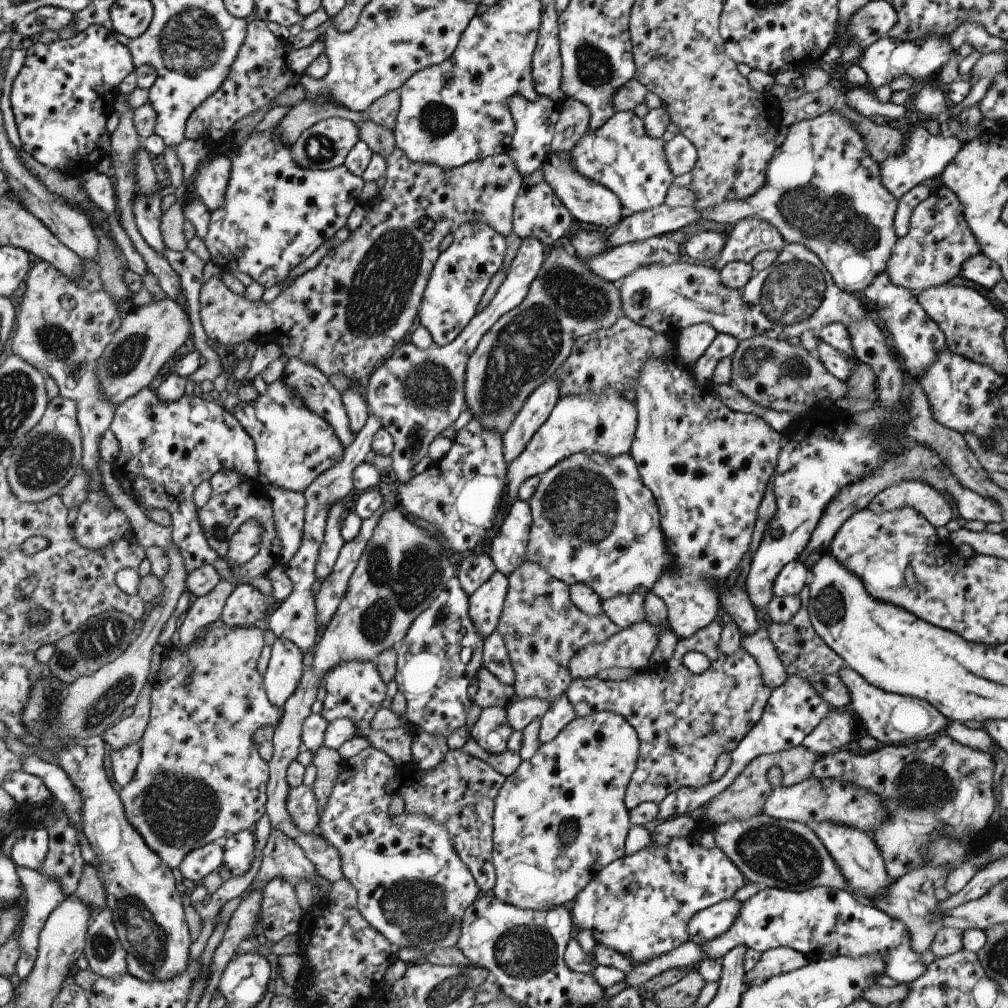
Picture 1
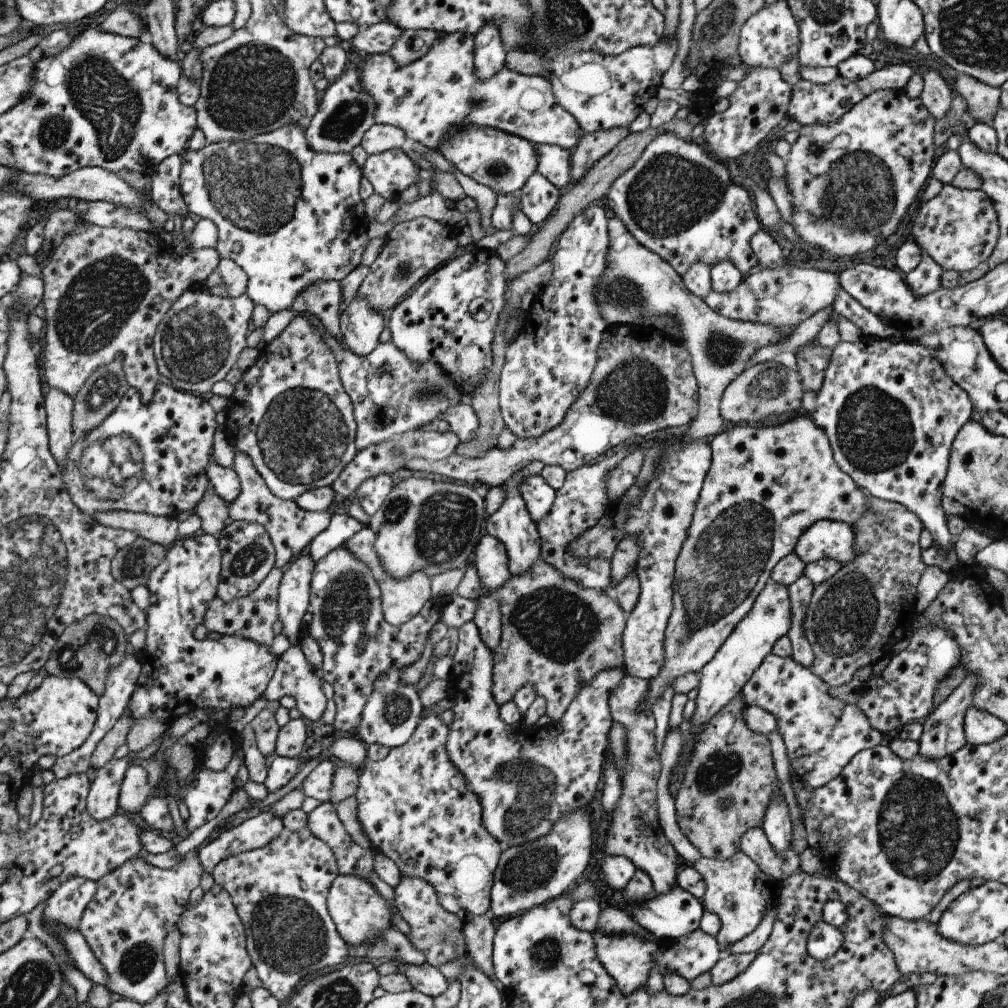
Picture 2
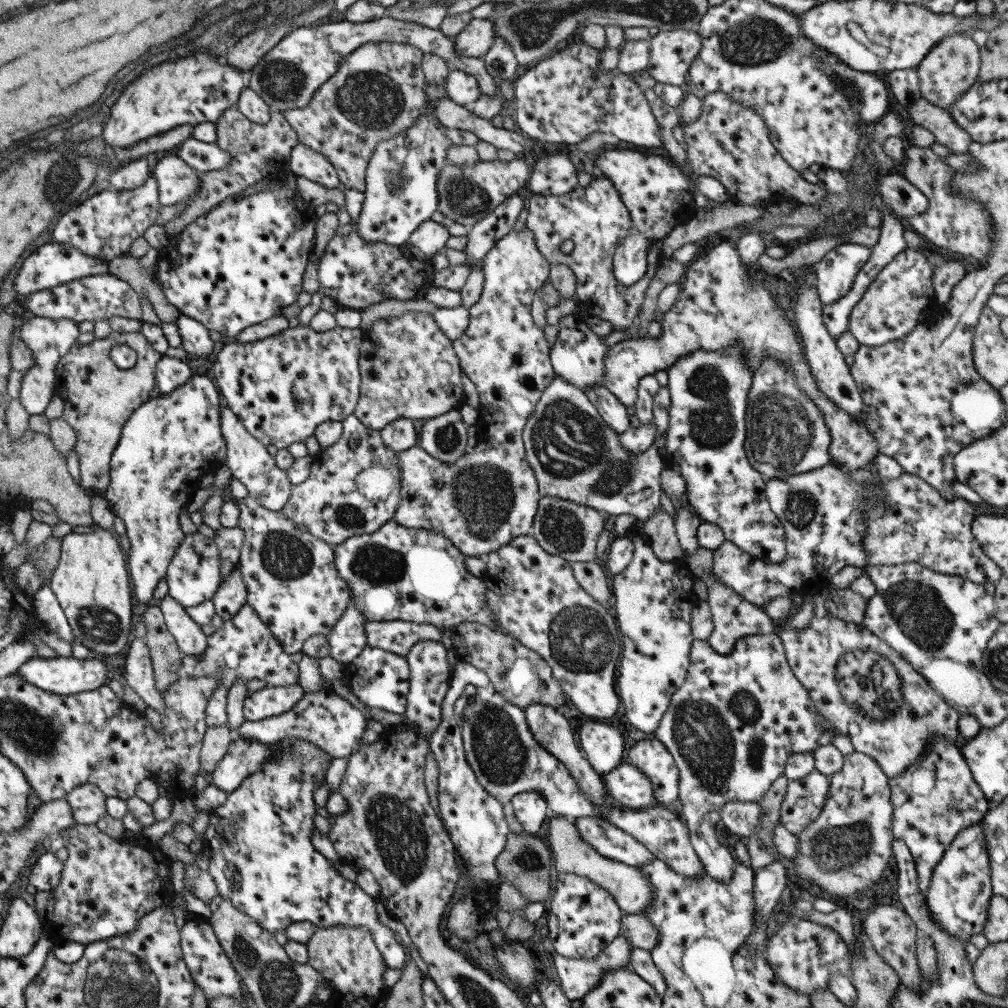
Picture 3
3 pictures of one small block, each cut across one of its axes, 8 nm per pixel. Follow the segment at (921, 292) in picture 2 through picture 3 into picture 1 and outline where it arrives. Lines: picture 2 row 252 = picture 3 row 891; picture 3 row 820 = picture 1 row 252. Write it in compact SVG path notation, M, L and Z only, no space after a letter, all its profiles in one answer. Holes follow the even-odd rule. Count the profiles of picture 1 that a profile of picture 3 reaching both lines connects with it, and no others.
M941 184L941 186L931 189L929 196L913 208L908 231L902 237L896 237L891 254L887 259L884 273L891 284L916 293L929 287L949 284L951 278L957 276L961 264L977 253L981 253L980 246L967 226L962 206L959 204L955 194Z

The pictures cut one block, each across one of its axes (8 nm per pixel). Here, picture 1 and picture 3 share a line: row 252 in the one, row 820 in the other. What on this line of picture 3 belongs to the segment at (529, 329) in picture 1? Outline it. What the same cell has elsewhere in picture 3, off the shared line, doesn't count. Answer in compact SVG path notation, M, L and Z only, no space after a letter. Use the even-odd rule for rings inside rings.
M561 815L548 817L541 835L550 853L553 854L552 866L555 872L569 872L598 884L613 897L623 914L643 914L652 903L654 888L647 877L644 877L637 867L627 866L627 864L608 859L595 852L595 849L582 839L573 820Z

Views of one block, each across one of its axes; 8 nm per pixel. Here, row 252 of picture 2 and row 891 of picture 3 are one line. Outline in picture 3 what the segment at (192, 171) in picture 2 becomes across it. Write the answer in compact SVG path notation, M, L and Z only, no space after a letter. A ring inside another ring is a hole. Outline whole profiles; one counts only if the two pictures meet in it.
M281 738L273 742L278 746L276 754L263 763L259 771L246 776L226 795L224 803L209 813L207 827L202 834L203 851L208 857L206 871L213 877L221 899L229 899L235 908L243 911L272 935L294 922L309 921L317 928L367 927L375 946L383 957L387 969L402 969L408 952L393 939L393 931L377 921L375 899L365 894L355 882L341 877L323 855L311 844L310 834L314 828L312 816L315 803L311 799L313 789L324 781L333 758L323 749L302 738Z

